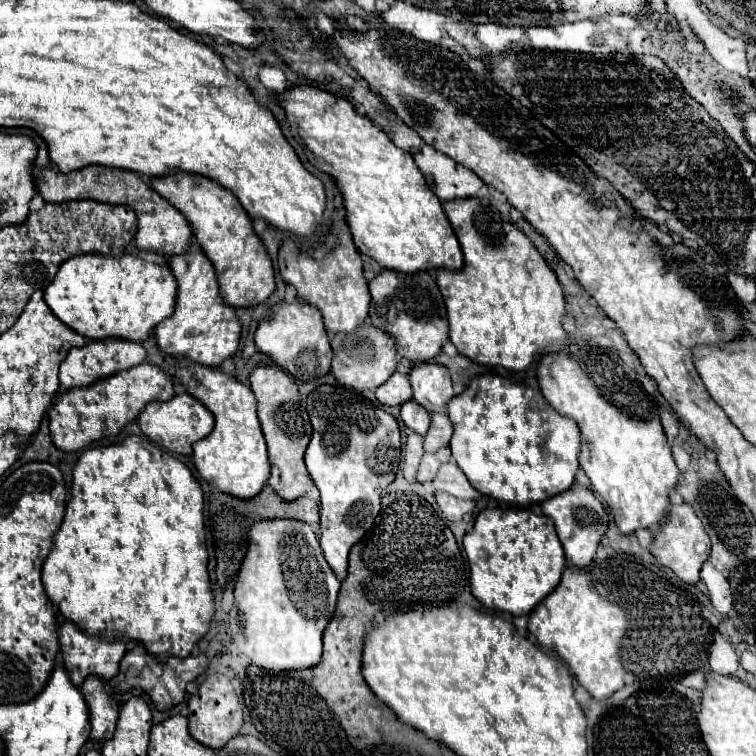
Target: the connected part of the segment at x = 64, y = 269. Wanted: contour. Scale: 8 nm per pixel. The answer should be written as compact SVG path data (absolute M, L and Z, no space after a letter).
M83 254L61 264L43 296L61 322L89 340L121 338L143 342L159 322L173 314L177 280L167 266L151 264L129 254L119 258Z

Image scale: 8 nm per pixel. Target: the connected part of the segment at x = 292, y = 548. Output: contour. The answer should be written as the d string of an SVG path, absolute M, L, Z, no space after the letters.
M275 518L259 520L251 526L251 542L235 580L235 602L229 612L233 652L255 662L259 668L281 672L311 668L321 660L321 638L327 622L335 614L341 582L325 562L317 530L301 520Z

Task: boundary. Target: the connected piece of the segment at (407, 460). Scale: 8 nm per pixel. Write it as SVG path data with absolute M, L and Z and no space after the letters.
M411 432L411 434L407 436L407 442L405 442L403 470L417 470L421 456L423 456L423 436Z

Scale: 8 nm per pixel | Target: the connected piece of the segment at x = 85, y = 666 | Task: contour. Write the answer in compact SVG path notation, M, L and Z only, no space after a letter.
M65 622L59 630L59 644L61 644L61 656L63 656L63 664L65 670L69 672L69 680L75 686L81 686L81 682L87 676L97 676L101 680L111 680L113 676L119 674L119 662L125 656L129 642L127 640L113 640L113 642L105 642L105 640L97 640L91 638L87 634L83 634L73 622Z

